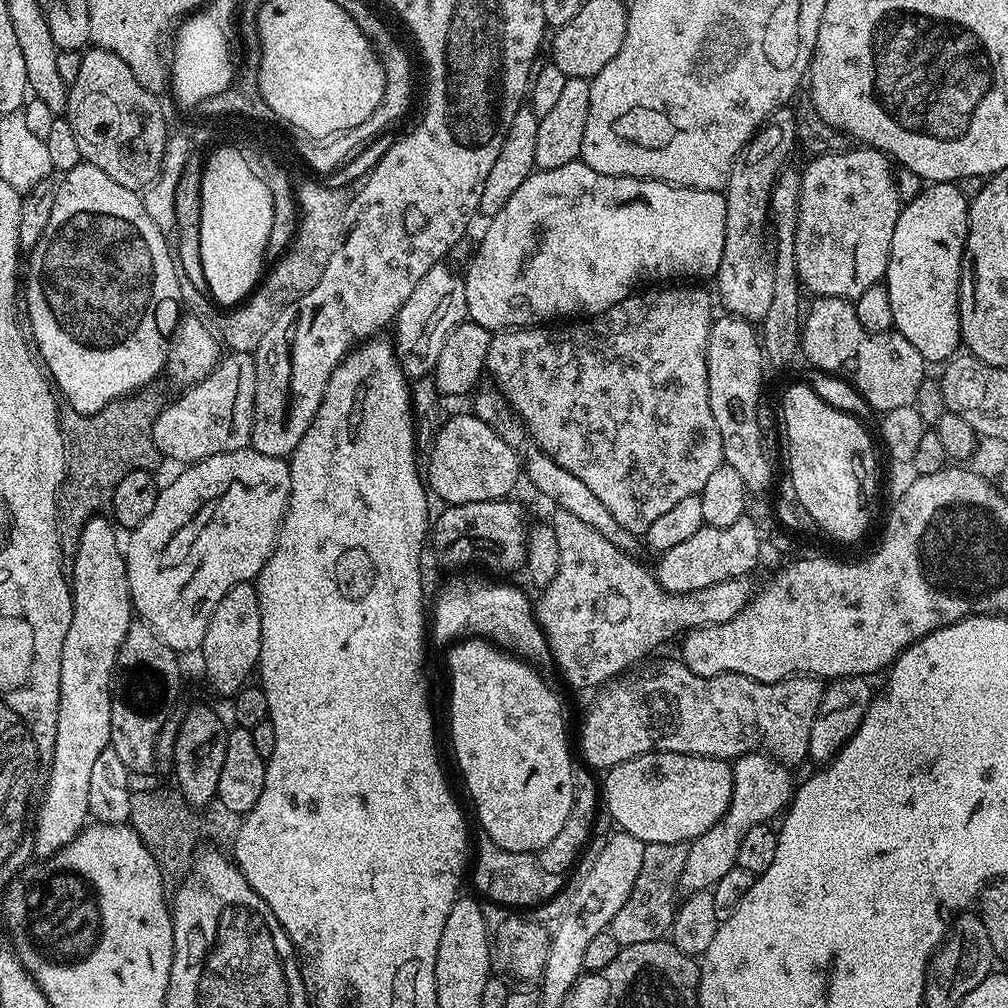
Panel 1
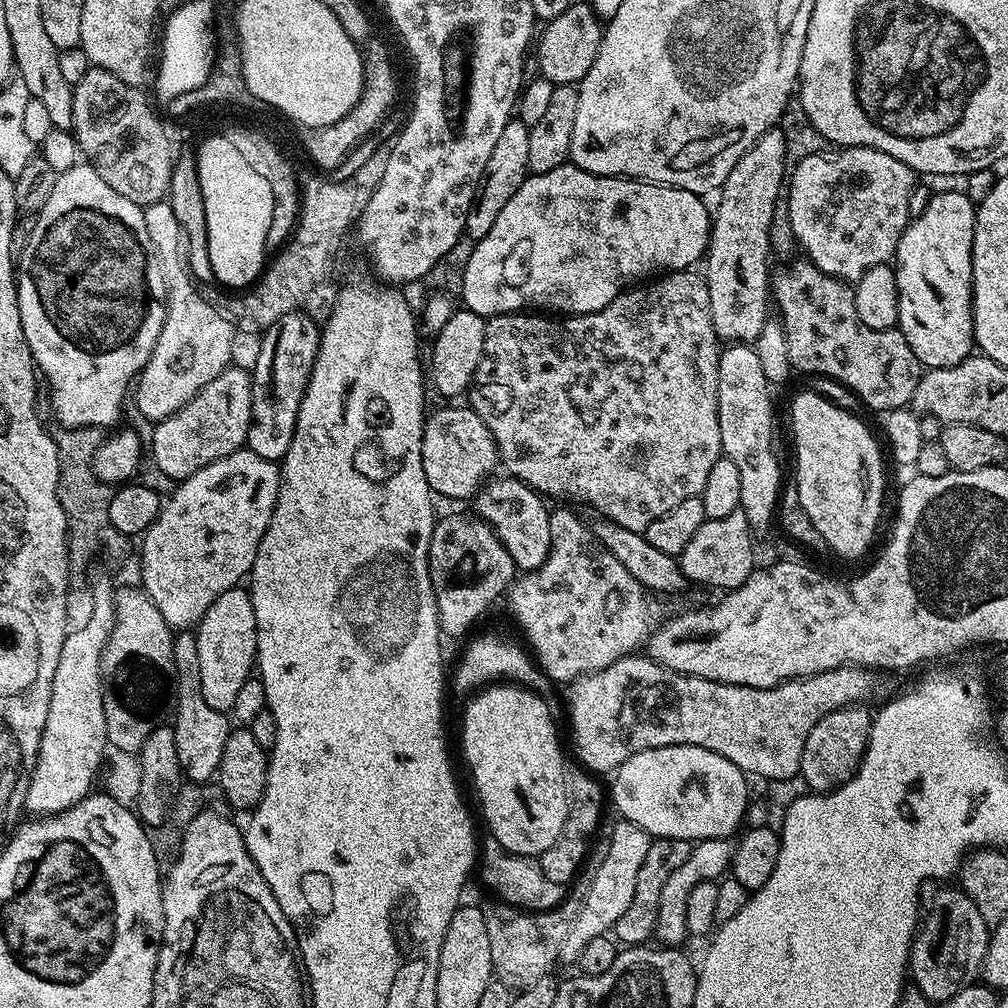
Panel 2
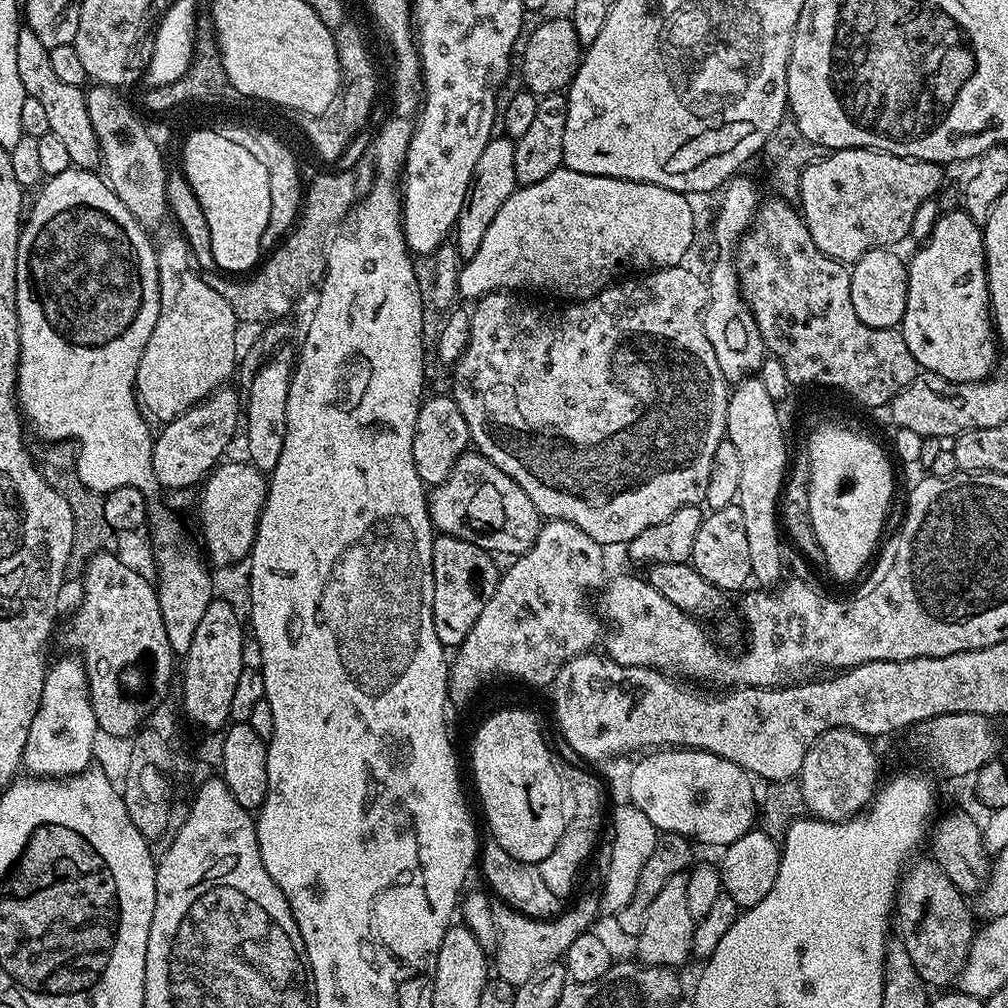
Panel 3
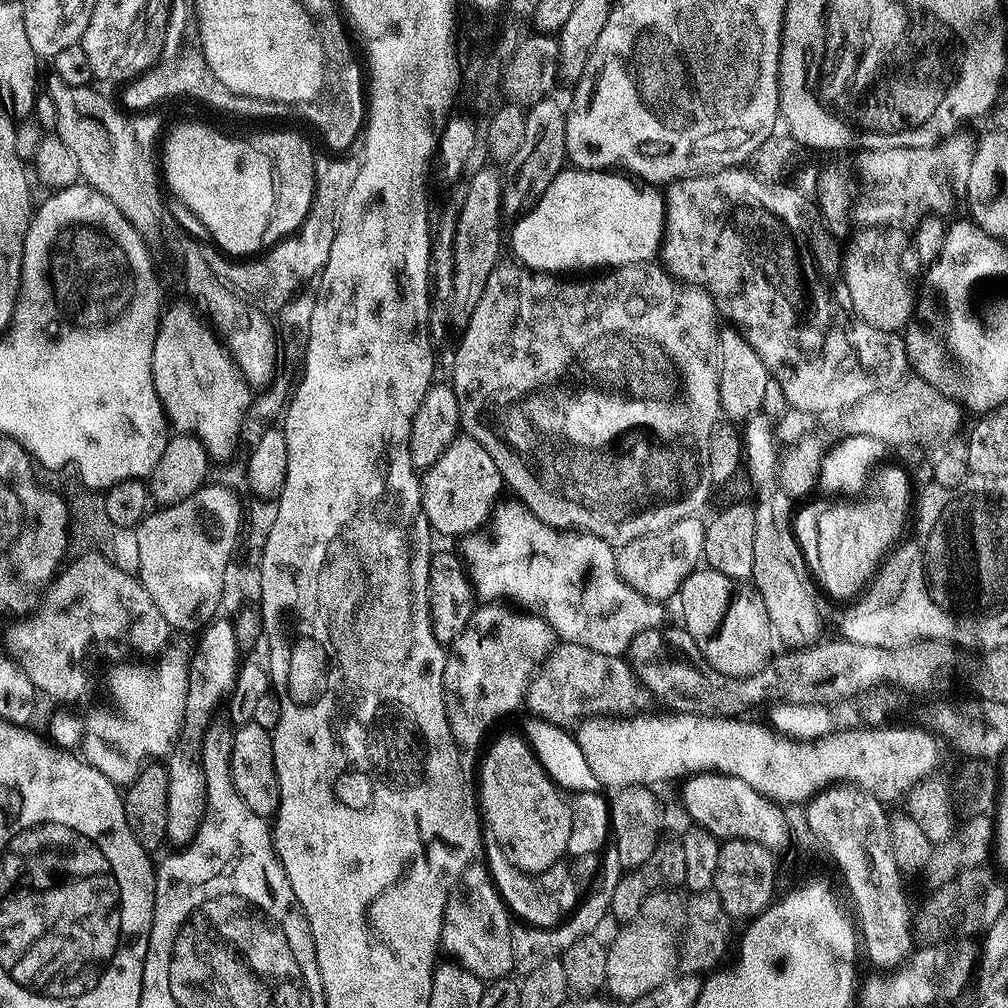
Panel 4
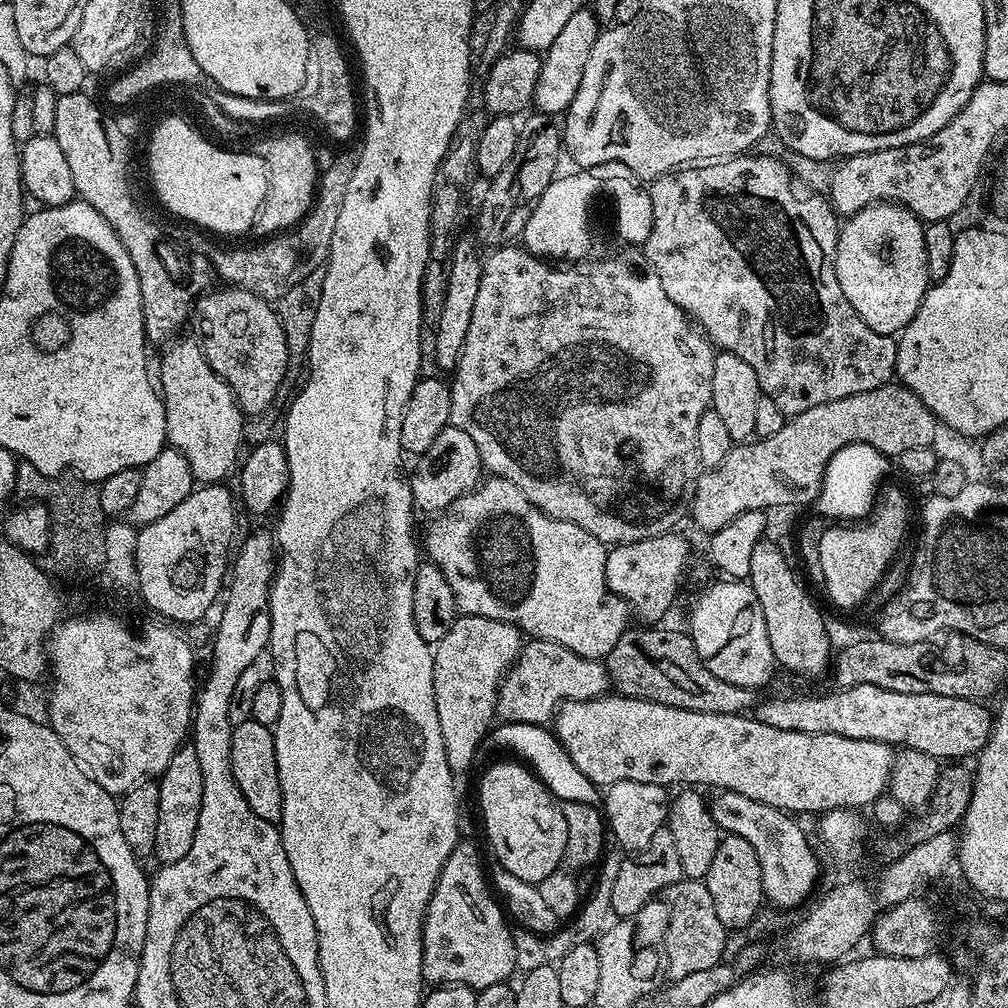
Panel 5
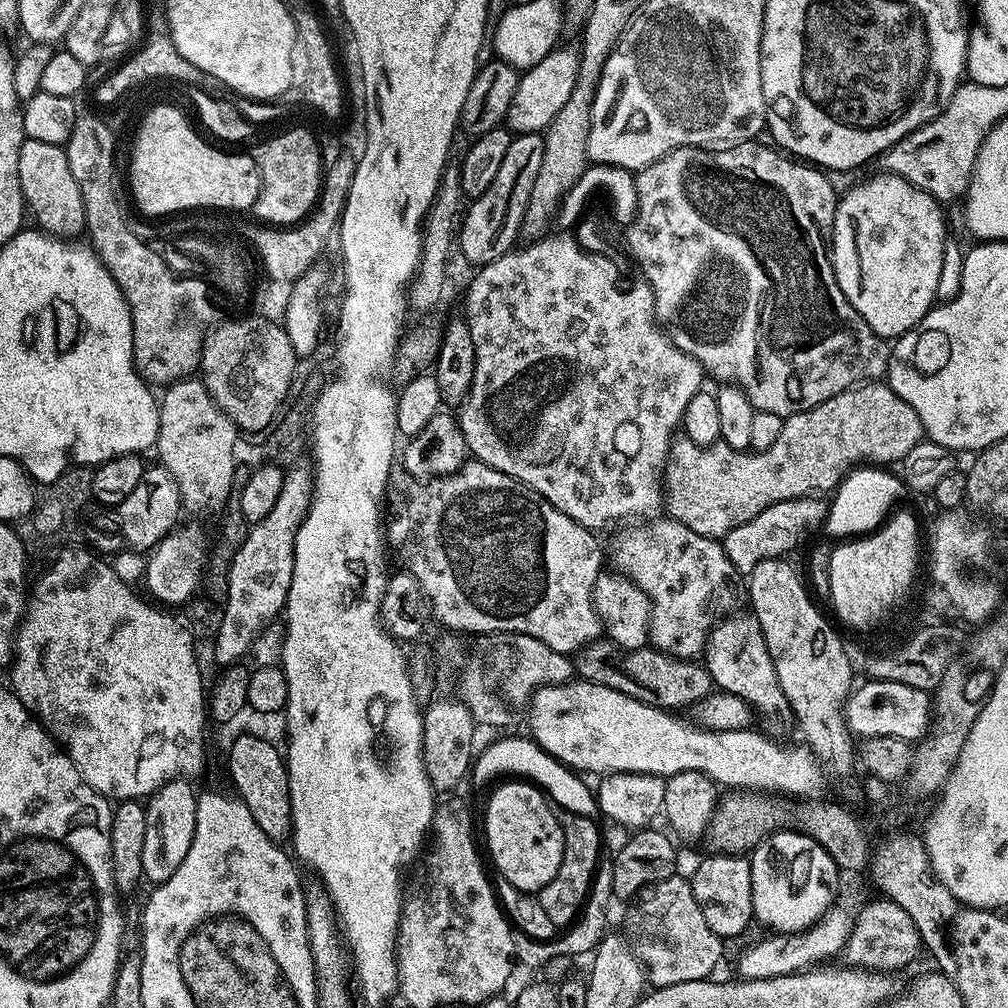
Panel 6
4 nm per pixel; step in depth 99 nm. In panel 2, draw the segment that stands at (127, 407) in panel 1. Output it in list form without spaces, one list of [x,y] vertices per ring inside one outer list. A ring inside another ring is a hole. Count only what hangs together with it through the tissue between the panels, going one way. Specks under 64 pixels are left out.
[[[64,426],[59,430],[61,432],[57,431],[54,436],[60,459],[56,497],[60,499],[68,523],[68,571],[72,585],[66,598],[66,626],[69,632],[73,632],[82,630],[82,626],[87,625],[90,613],[94,610],[92,589],[88,585],[90,580],[88,567],[95,562],[99,552],[105,552],[112,560],[122,559],[128,552],[130,540],[118,530],[114,530],[114,522],[110,522],[110,498],[114,491],[113,485],[105,484],[97,478],[92,468],[96,451],[106,439],[105,433],[98,428]]]

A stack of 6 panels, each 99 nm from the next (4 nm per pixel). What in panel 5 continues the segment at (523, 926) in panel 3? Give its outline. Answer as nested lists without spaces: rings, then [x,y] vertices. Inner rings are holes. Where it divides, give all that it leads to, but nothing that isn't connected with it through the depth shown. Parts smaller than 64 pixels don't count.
[[[608,850],[603,853],[602,863],[599,865],[599,868],[601,867],[600,881],[597,882],[596,889],[592,892],[592,897],[589,900],[587,897],[576,915],[571,917],[559,930],[551,934],[541,934],[519,926],[512,928],[514,958],[516,959],[516,967],[521,973],[538,970],[538,966],[557,965],[568,951],[574,950],[574,946],[593,943],[603,933],[609,923],[608,916],[611,917],[613,915],[612,907],[610,906],[610,893],[614,890],[614,881],[618,878],[618,870],[622,863],[621,853],[619,851],[616,852]]]

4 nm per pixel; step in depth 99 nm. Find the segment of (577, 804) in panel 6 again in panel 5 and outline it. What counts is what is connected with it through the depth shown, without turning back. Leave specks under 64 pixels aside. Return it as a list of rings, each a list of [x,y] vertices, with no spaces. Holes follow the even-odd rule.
[[[502,722],[491,729],[488,742],[500,750],[508,751],[505,753],[514,755],[526,763],[559,801],[563,803],[578,801],[595,805],[599,803],[599,787],[576,766],[573,759],[570,758],[569,752],[565,750],[549,727],[532,723]]]

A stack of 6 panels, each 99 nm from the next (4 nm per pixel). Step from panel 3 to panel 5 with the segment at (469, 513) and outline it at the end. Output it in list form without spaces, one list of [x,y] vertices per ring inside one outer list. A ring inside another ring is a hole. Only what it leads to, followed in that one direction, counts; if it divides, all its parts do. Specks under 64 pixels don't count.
[[[449,426],[438,434],[430,450],[415,461],[416,473],[411,473],[412,498],[417,509],[425,508],[431,514],[439,514],[458,498],[462,498],[481,483],[482,461],[480,447],[466,434],[466,430]]]

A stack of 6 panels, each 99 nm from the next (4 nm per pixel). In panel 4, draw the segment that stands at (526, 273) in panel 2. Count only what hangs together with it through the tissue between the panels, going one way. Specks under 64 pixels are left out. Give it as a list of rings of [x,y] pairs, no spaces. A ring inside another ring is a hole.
[[[575,166],[565,167],[564,171],[558,173],[558,175],[554,178],[554,182],[550,182],[550,186],[546,186],[546,190],[539,196],[539,198],[537,198],[536,203],[531,205],[531,207],[529,207],[527,211],[525,211],[523,214],[517,215],[515,217],[516,225],[514,225],[512,228],[512,252],[514,255],[517,256],[515,257],[515,259],[519,261],[519,263],[523,265],[523,267],[531,269],[533,272],[546,272],[549,274],[572,274],[568,272],[580,272],[576,274],[584,274],[587,273],[584,272],[587,270],[587,268],[596,268],[592,270],[611,270],[613,268],[621,268],[622,266],[626,266],[627,264],[647,264],[649,262],[655,261],[657,259],[658,253],[661,251],[664,242],[664,213],[665,213],[664,196],[661,195],[661,193],[658,194],[656,192],[659,191],[657,191],[655,187],[641,186],[639,183],[637,183],[635,179],[629,178],[627,175],[624,174],[613,174],[611,171],[608,170],[589,170],[586,168],[577,168]]]

